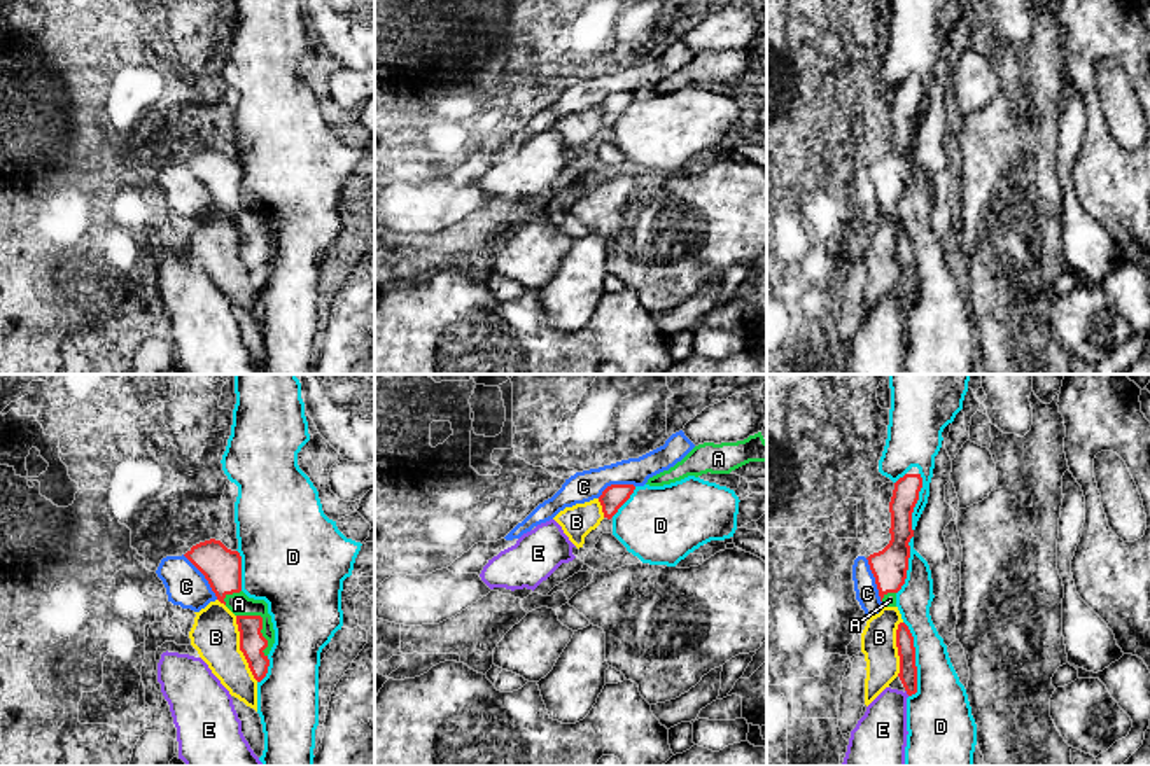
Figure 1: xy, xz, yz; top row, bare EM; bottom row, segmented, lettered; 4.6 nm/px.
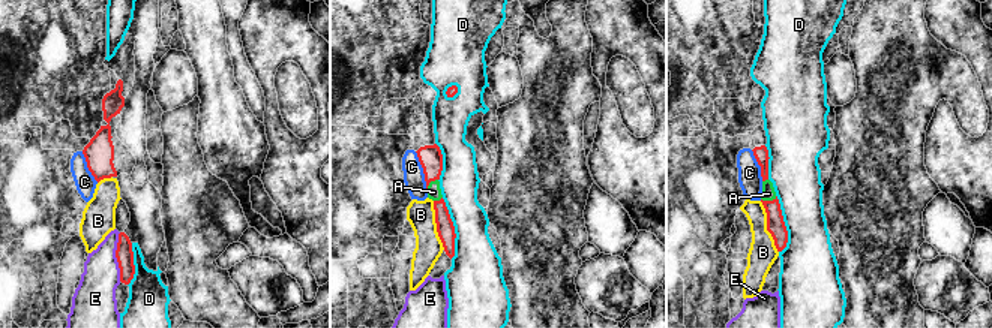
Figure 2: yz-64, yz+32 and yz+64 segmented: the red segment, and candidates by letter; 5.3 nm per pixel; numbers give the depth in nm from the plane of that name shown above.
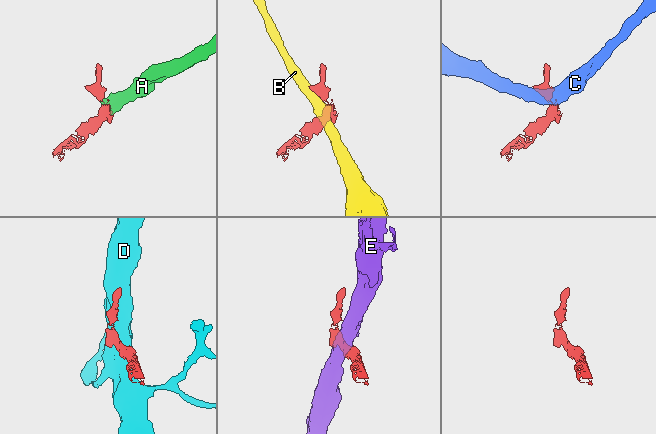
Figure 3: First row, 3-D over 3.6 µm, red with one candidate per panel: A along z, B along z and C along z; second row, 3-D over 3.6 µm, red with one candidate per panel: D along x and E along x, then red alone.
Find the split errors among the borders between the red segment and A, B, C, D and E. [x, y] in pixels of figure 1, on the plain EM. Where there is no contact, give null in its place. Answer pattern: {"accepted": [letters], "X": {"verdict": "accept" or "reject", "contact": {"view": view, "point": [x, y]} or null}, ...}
{"accepted": ["A"], "A": {"verdict": "accept", "contact": {"view": "xy", "point": [261, 233]}}, "B": {"verdict": "reject", "contact": {"view": "xy", "point": [240, 257]}}, "C": {"verdict": "reject", "contact": {"view": "xy", "point": [205, 186]}}, "D": {"verdict": "reject", "contact": {"view": "yz", "point": [914, 268]}}, "E": {"verdict": "reject", "contact": {"view": "yz", "point": [907, 301]}}}

